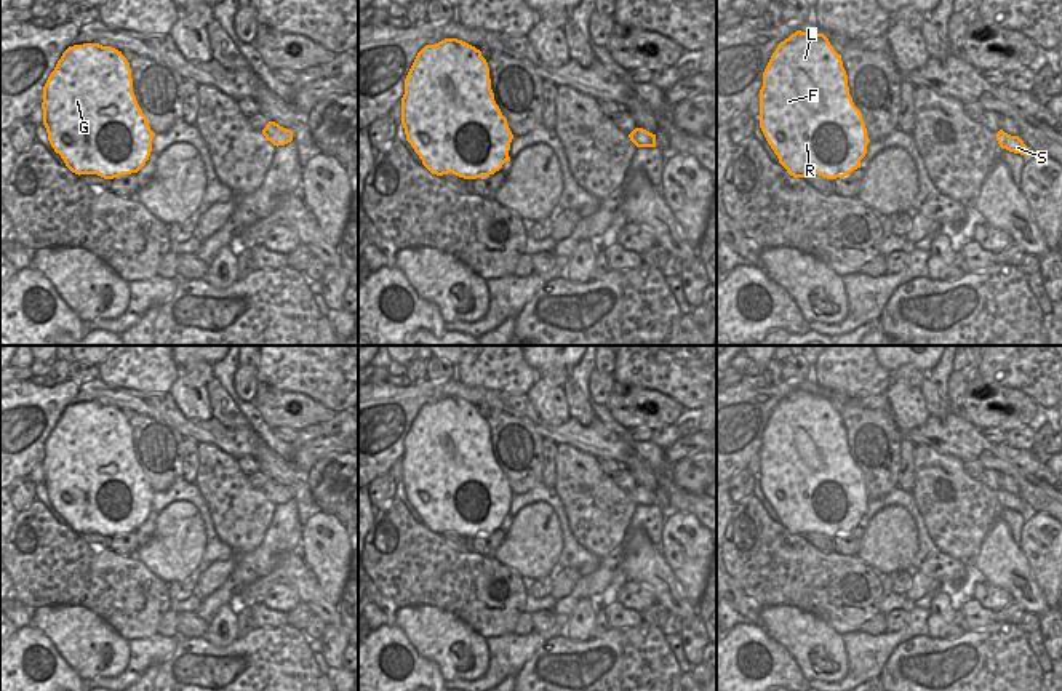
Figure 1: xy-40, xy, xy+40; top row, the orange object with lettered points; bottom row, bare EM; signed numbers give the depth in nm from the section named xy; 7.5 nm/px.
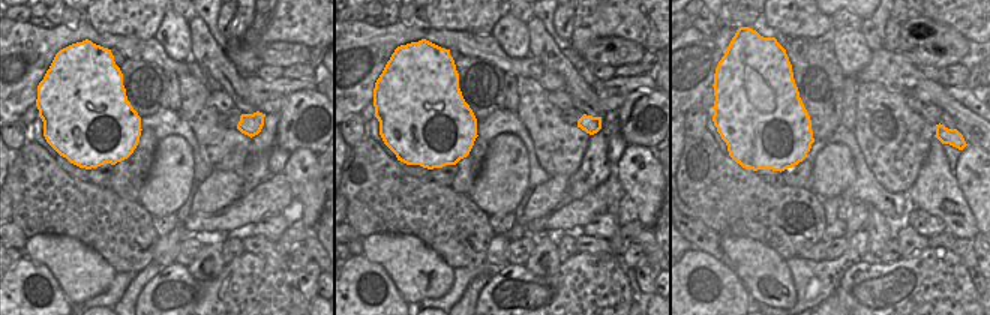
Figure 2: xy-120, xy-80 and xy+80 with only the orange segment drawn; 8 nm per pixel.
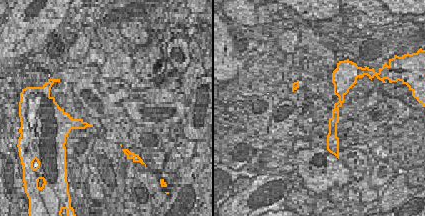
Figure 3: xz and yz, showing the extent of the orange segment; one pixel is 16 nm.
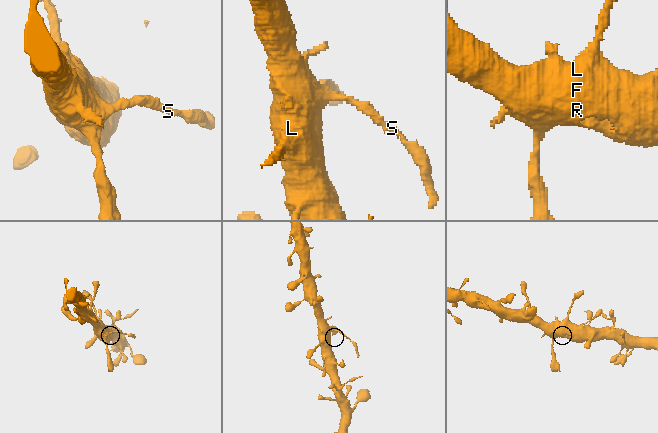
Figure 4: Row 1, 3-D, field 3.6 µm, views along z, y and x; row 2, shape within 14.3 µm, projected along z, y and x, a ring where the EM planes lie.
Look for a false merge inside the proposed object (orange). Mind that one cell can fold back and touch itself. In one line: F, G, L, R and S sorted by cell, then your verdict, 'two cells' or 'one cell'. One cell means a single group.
F G L R S; one cell

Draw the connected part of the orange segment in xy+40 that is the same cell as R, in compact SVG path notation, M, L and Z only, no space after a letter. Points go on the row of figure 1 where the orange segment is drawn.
M796 30L781 42L763 72L758 96L760 128L790 176L819 174L836 179L860 168L870 139L849 94L841 54L824 34Z

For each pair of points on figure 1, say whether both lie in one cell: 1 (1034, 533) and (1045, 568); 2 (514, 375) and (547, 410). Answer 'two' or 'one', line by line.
1: one
2: two

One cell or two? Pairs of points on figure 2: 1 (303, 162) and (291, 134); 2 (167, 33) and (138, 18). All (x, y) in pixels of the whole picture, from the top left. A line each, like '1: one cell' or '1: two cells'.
1: two cells
2: two cells

